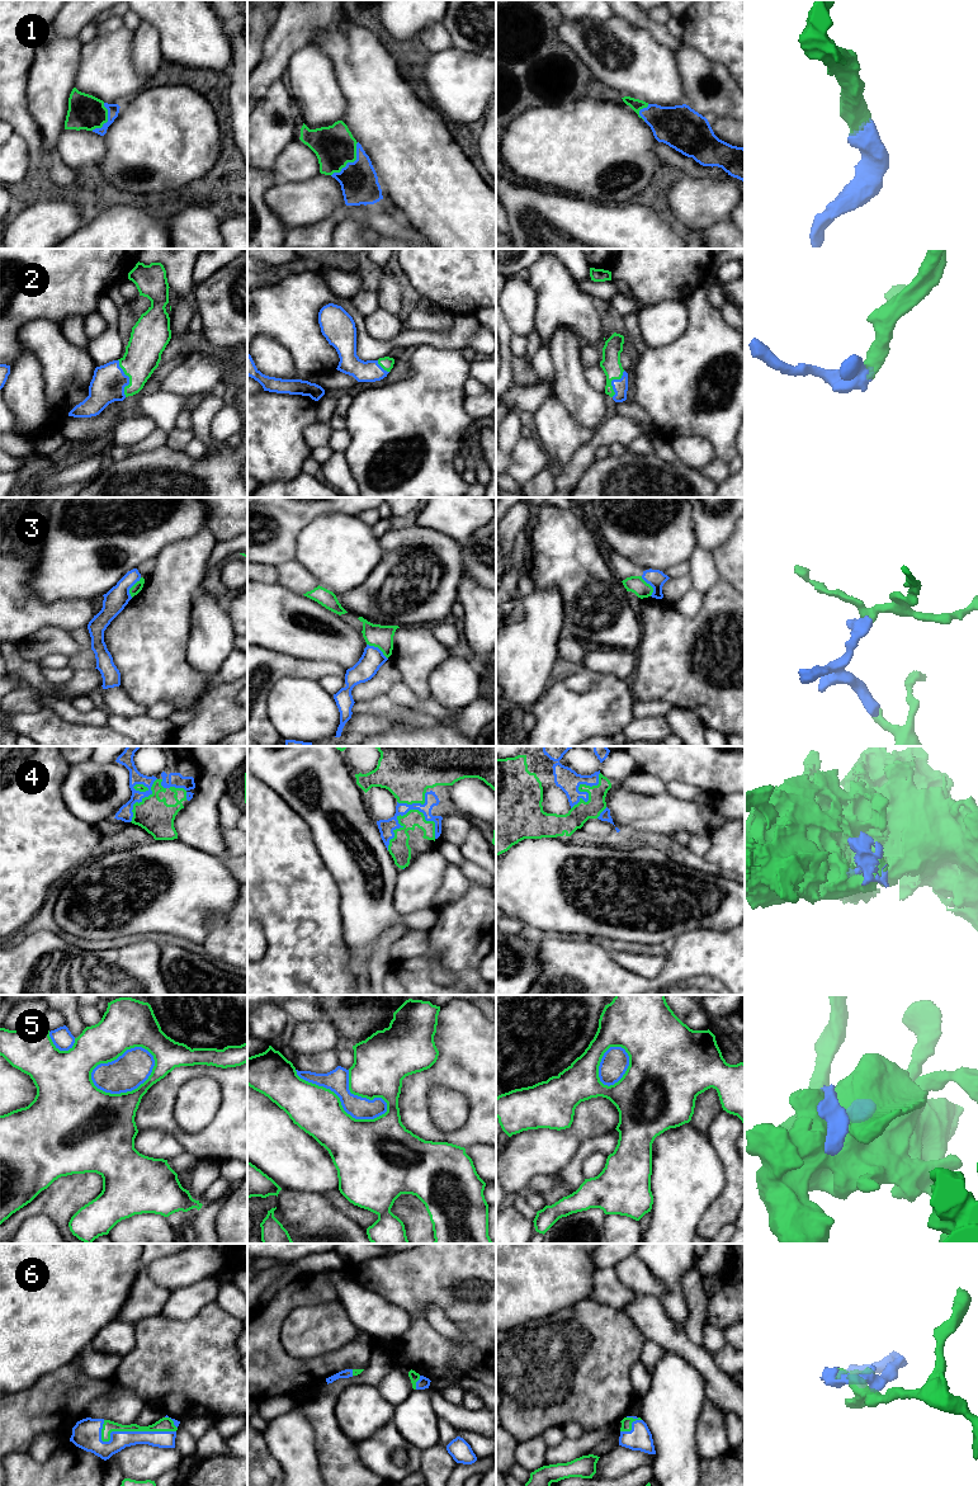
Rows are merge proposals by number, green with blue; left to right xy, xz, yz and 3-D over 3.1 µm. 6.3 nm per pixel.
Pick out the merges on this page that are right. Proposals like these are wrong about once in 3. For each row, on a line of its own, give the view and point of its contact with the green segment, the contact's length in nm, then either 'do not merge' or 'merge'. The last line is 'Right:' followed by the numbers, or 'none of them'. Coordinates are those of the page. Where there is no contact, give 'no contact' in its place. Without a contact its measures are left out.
1: xz (352, 161) | 280 nm | merge
2: xy (130, 378) | 240 nm | merge
3: xz (378, 647) | 170 nm | do not merge
4: xz (400, 815) | 360 nm | merge
5: xz (340, 1103) | 650 nm | do not merge
6: xy (135, 1430) | 480 nm | merge
Right: 1, 2, 4, 6

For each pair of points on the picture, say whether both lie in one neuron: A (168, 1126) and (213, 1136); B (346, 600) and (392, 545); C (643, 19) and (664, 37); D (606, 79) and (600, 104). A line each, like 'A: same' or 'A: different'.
A: same
B: same
C: same
D: different

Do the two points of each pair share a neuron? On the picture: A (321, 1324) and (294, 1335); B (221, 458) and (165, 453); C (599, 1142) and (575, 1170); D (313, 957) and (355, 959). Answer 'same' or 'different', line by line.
A: same
B: same
C: same
D: different

